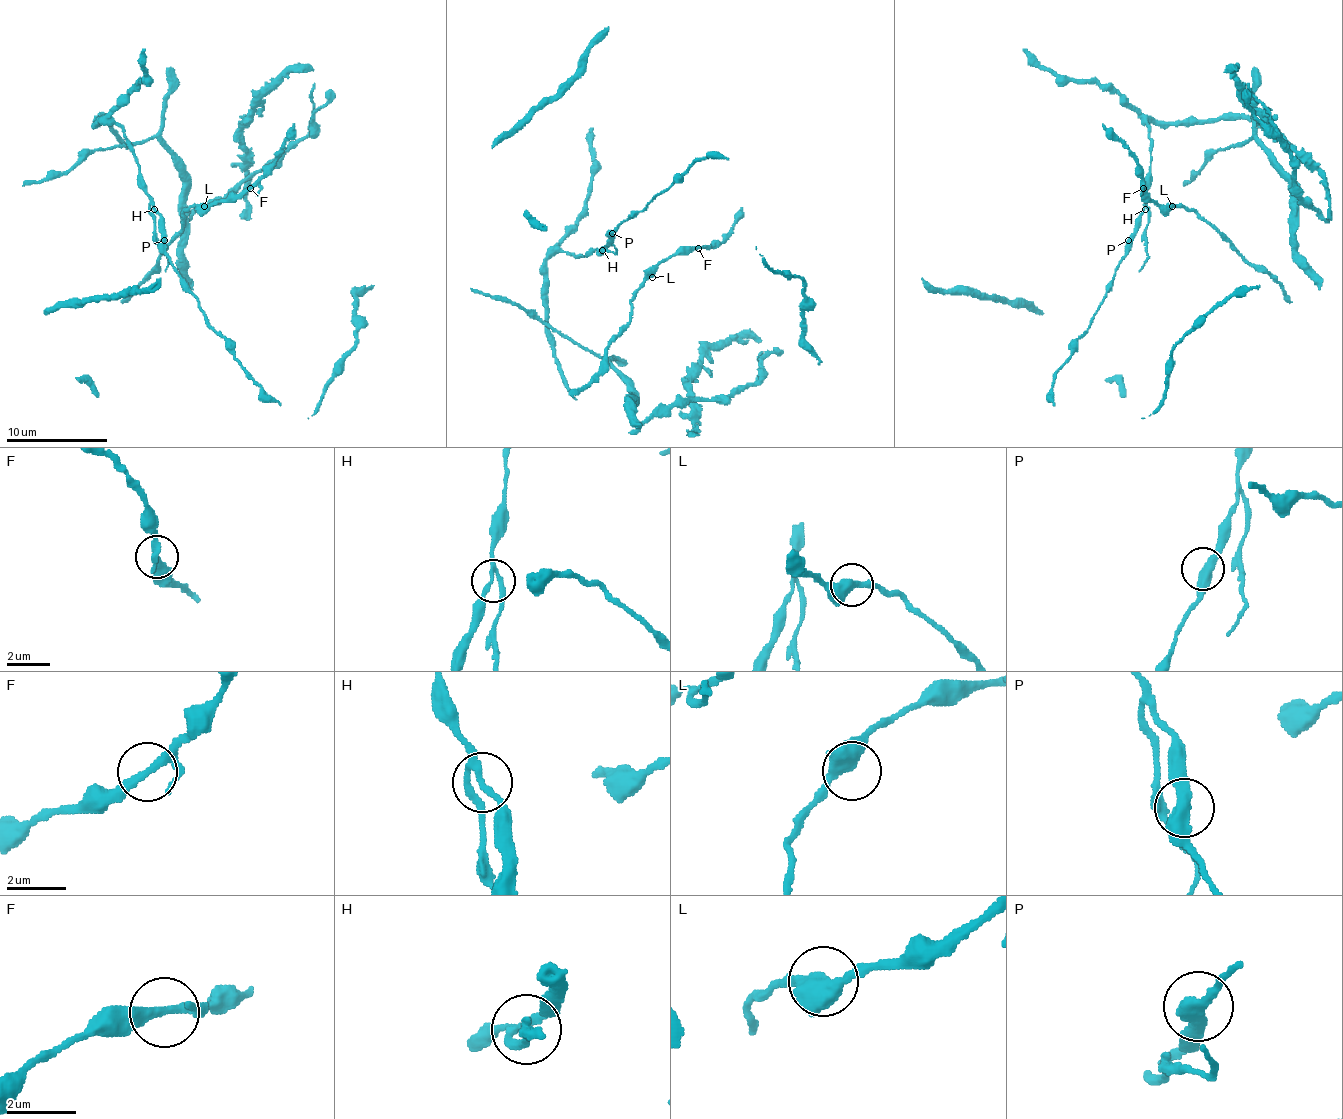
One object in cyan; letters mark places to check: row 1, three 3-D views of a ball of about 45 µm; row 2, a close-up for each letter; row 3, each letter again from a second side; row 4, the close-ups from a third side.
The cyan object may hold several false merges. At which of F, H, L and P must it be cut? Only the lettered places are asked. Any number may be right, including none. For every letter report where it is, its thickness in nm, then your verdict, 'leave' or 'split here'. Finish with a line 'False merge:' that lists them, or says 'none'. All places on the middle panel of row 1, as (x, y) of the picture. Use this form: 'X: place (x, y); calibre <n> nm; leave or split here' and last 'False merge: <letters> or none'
F: place (698, 248); calibre 220 nm; leave
H: place (602, 250); calibre 180 nm; leave
L: place (652, 277); calibre 380 nm; leave
P: place (612, 233); calibre 440 nm; leave
False merge: none

